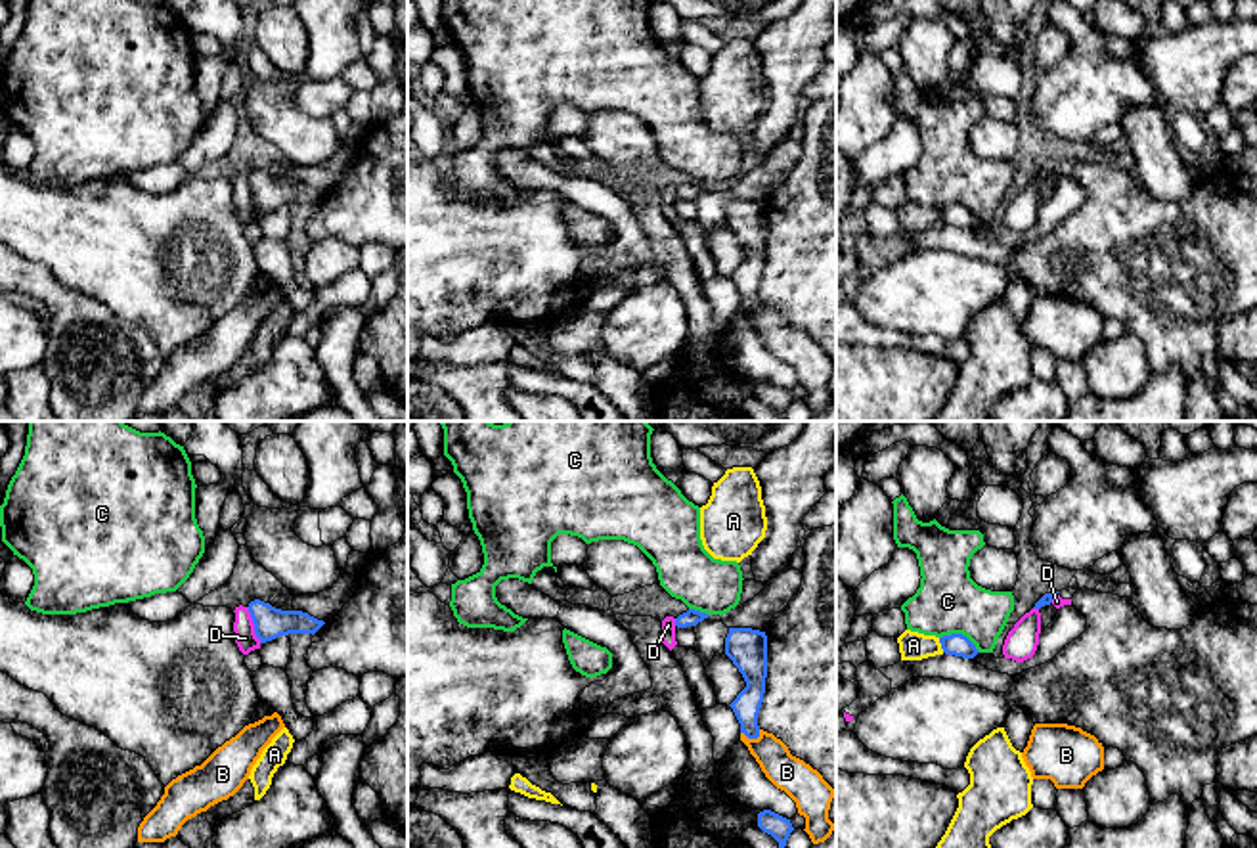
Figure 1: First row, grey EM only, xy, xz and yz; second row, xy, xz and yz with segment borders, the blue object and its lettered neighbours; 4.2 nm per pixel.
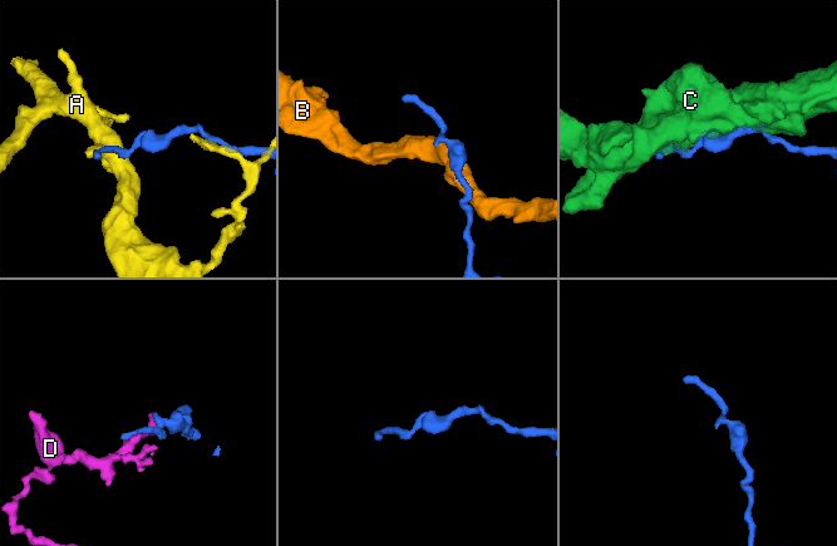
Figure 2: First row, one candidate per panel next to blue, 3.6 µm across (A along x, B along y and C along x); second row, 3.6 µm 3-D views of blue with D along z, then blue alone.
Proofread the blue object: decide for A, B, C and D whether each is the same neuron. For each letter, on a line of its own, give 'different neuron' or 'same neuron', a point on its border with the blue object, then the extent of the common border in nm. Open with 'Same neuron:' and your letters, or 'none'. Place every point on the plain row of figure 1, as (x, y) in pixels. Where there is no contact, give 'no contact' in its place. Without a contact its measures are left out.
Same neuron: none
A: different neuron; contact yz (942, 217); length 70 nm
B: different neuron; contact xz (750, 309); length 90 nm
C: different neuron; contact yz (961, 205); length 190 nm
D: different neuron; contact xy (253, 194); length 170 nm

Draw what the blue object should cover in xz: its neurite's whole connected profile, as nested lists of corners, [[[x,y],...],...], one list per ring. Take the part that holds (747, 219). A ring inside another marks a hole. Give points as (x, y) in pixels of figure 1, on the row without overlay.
[[[729,199],[725,226],[742,245],[746,258],[729,276],[748,310],[760,308],[758,285],[767,249],[767,207],[752,199]]]

